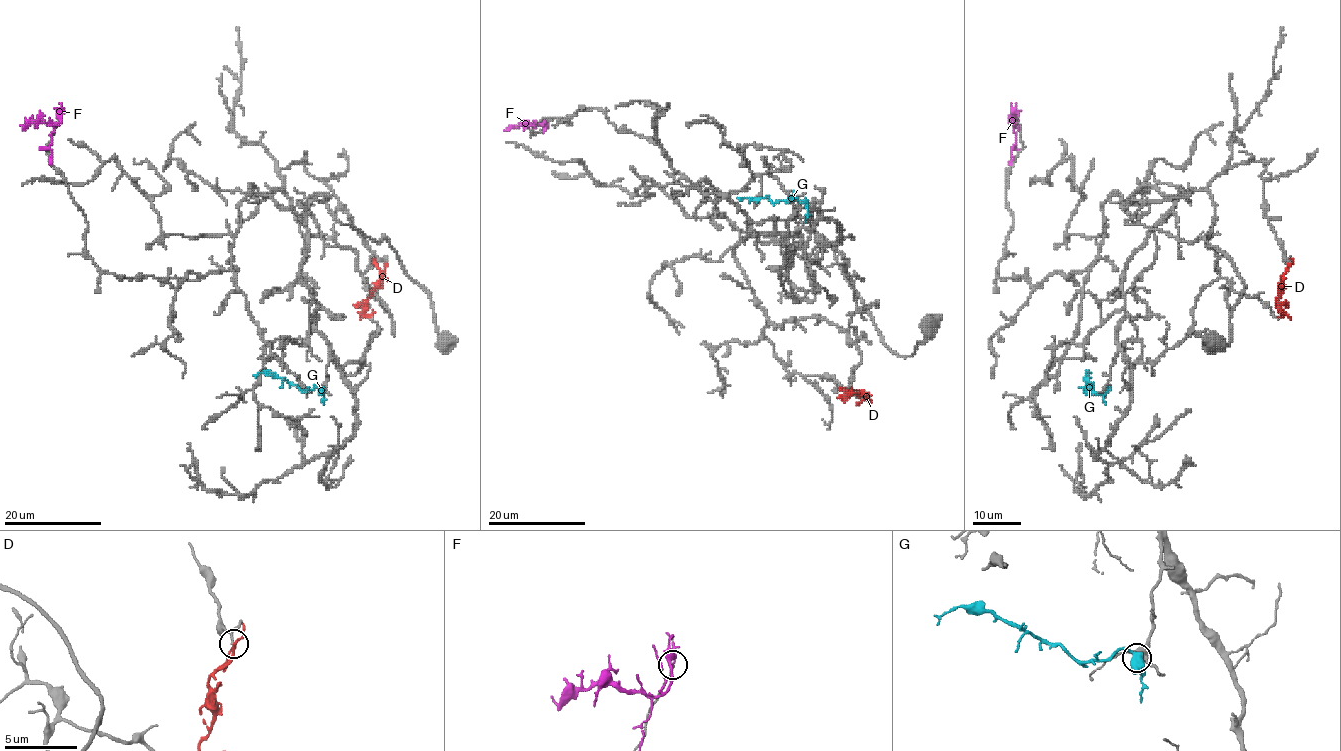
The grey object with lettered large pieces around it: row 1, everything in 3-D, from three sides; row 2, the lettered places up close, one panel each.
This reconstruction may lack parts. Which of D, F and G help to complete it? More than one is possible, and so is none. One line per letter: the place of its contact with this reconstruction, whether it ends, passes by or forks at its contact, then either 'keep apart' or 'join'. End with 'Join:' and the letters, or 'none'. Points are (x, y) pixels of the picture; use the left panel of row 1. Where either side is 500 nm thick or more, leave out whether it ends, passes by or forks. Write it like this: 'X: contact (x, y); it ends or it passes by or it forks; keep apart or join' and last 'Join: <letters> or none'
D: contact (386, 265); it ends; keep apart
F: contact (61, 114); it ends; keep apart
G: contact (321, 389); it ends; keep apart
Join: none

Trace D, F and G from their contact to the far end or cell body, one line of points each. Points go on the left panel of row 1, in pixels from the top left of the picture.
D: (386, 265), (364, 313), (375, 313)
F: (62, 114), (51, 134), (51, 164)
G: (322, 389), (323, 395), (319, 387), (302, 390), (272, 373), (260, 372), (255, 378)

